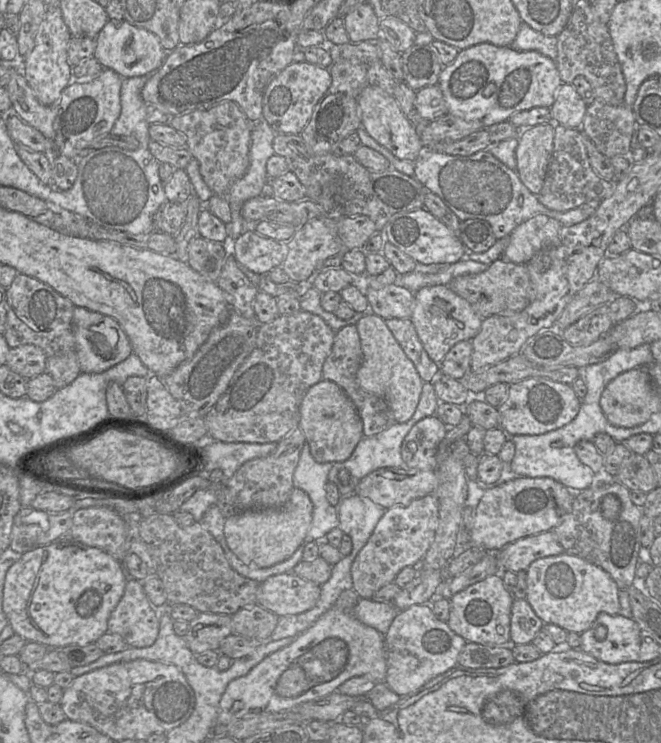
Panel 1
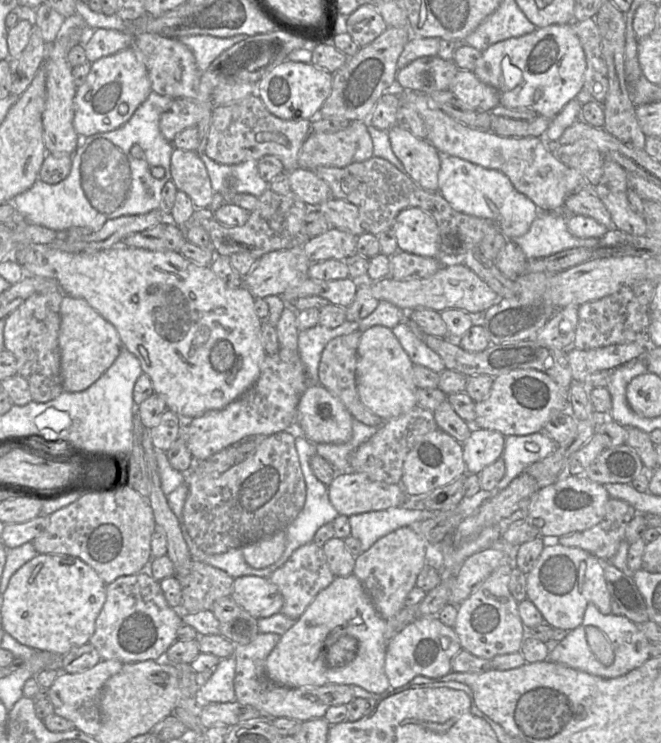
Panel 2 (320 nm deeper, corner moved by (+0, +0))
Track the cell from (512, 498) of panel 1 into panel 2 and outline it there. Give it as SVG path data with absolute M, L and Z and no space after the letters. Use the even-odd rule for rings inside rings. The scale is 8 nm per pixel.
M569 476L537 490L529 499L526 521L536 526L539 537L556 537L581 532L600 523L610 496L603 485L585 476Z

